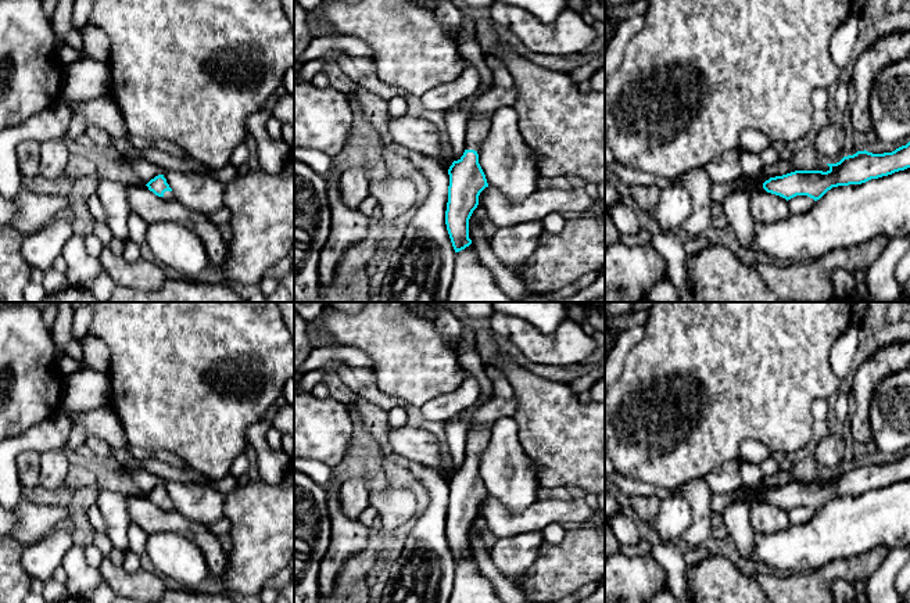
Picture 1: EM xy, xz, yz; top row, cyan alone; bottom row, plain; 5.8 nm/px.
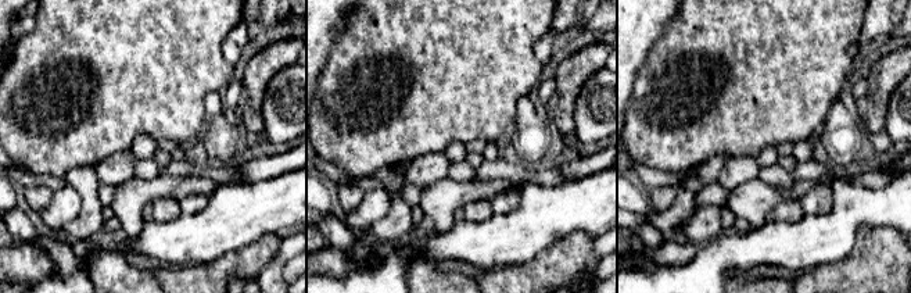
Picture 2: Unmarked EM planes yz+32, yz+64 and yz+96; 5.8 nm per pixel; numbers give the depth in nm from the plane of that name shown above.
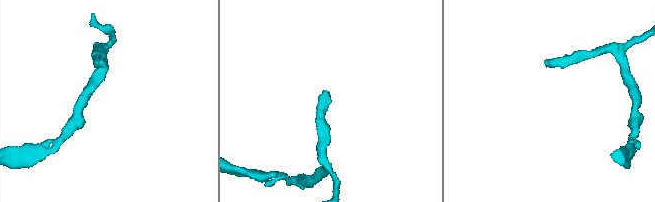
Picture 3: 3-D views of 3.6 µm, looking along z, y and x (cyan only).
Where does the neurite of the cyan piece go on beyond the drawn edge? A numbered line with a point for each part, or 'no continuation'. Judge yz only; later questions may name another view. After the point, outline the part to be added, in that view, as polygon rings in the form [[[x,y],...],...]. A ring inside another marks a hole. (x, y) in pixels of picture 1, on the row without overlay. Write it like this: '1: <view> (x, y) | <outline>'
1: yz (737, 516) | [[[763,495],[753,496],[750,500],[737,499],[721,513],[728,536],[734,541],[739,554],[745,560],[752,560],[756,532],[750,523],[750,513],[755,505],[766,502]]]

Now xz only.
1: xz (477, 438) | [[[477,427],[467,432],[466,460],[479,460],[490,442],[490,427]]]

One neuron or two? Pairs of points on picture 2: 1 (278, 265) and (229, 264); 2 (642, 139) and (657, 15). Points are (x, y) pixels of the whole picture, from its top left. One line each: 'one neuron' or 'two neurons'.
1: two neurons
2: two neurons

